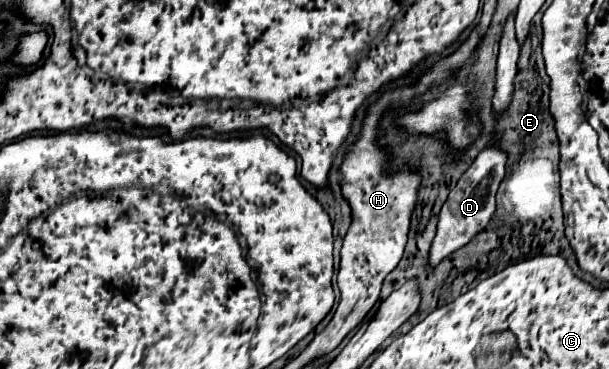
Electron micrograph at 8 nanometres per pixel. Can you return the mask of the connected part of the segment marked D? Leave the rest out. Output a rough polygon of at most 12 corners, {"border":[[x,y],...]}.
{"border":[[483,150],[439,214],[435,268],[495,212],[507,156]]}

